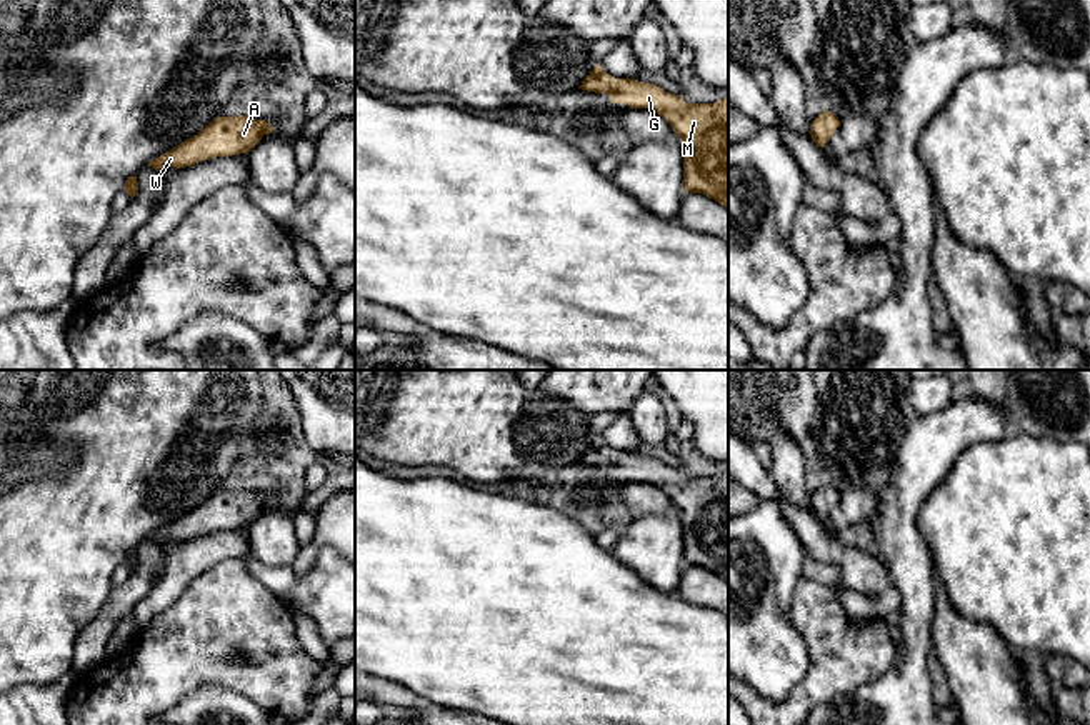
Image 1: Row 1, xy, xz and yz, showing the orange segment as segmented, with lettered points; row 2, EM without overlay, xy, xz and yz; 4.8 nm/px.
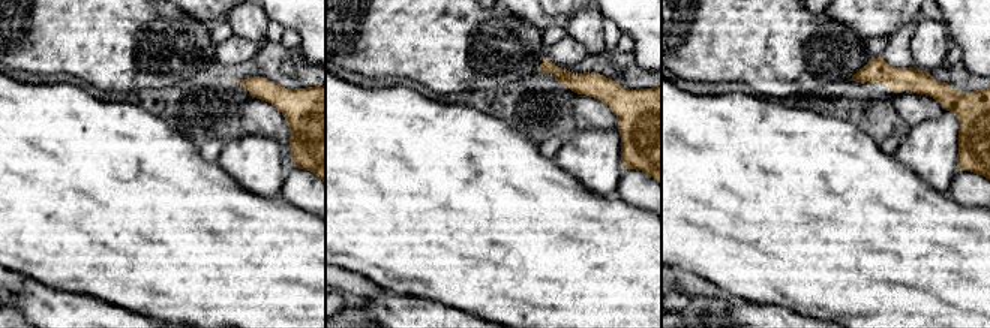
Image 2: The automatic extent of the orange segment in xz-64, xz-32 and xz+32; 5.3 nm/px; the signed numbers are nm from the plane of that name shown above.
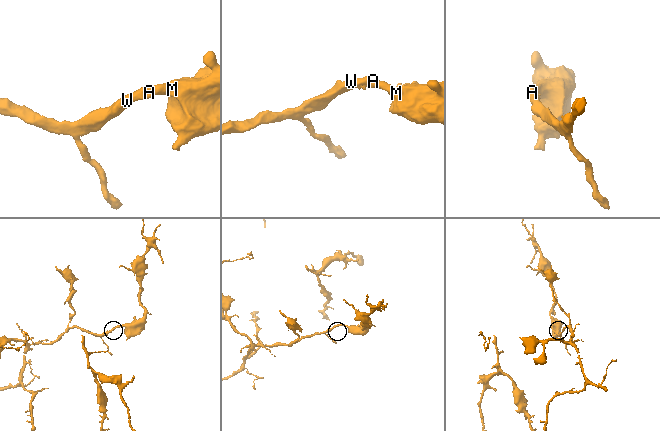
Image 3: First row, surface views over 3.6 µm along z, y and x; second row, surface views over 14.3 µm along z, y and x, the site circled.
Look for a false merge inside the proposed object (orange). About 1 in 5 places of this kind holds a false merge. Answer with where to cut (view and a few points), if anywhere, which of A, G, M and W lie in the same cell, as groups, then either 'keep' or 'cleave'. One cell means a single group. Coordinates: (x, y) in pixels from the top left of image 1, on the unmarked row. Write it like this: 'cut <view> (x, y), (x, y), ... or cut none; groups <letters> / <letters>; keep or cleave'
cut none; groups A G M W; keep

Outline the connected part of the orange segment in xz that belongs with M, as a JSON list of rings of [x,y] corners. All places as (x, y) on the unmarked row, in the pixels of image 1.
[[[600,438],[578,460],[607,467],[612,477],[648,482],[663,490],[680,510],[683,560],[728,582],[728,472],[715,477],[687,477],[655,457],[615,452]]]

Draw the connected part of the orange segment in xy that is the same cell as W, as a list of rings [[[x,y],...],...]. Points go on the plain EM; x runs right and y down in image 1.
[[[248,488],[217,490],[197,508],[152,533],[147,540],[165,548],[168,540],[185,542],[215,530],[248,527],[263,508],[275,505],[270,497],[272,493],[257,493]]]

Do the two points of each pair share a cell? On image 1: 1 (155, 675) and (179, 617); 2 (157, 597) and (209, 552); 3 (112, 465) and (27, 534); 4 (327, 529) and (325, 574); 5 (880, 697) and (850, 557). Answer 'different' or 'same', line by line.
1: same
2: same
3: same
4: different
5: different

